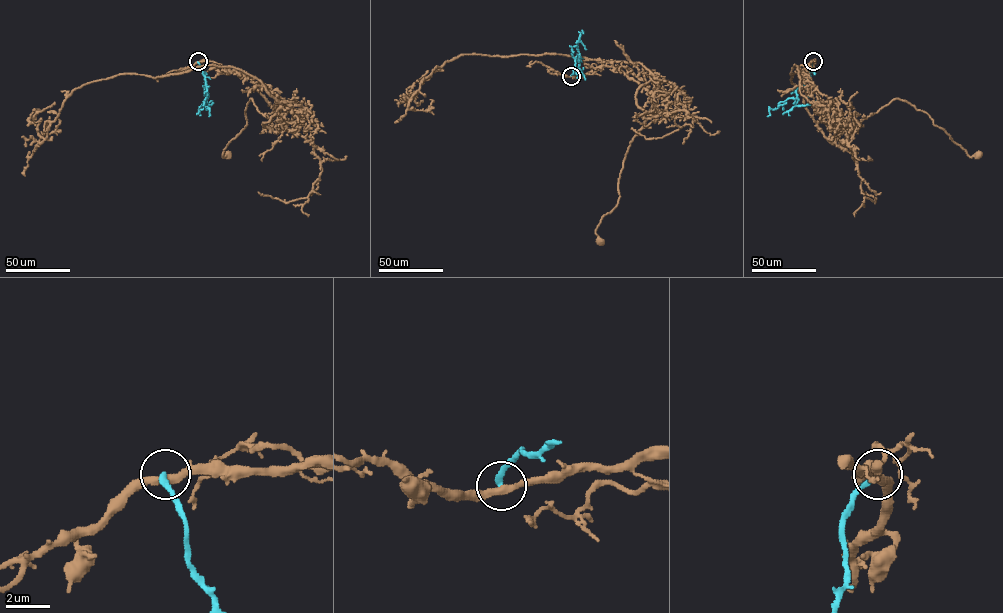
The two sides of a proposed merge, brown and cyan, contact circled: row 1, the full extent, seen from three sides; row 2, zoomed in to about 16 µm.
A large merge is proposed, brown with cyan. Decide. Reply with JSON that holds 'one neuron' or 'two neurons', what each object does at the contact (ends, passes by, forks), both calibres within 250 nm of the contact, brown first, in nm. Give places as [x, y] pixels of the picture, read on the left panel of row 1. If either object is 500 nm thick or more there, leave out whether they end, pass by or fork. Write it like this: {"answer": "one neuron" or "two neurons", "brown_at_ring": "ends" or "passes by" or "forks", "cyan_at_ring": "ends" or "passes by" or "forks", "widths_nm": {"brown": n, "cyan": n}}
{"answer": "two neurons", "brown_at_ring": "passes by", "cyan_at_ring": "ends", "widths_nm": {"brown": 360, "cyan": 240}}

